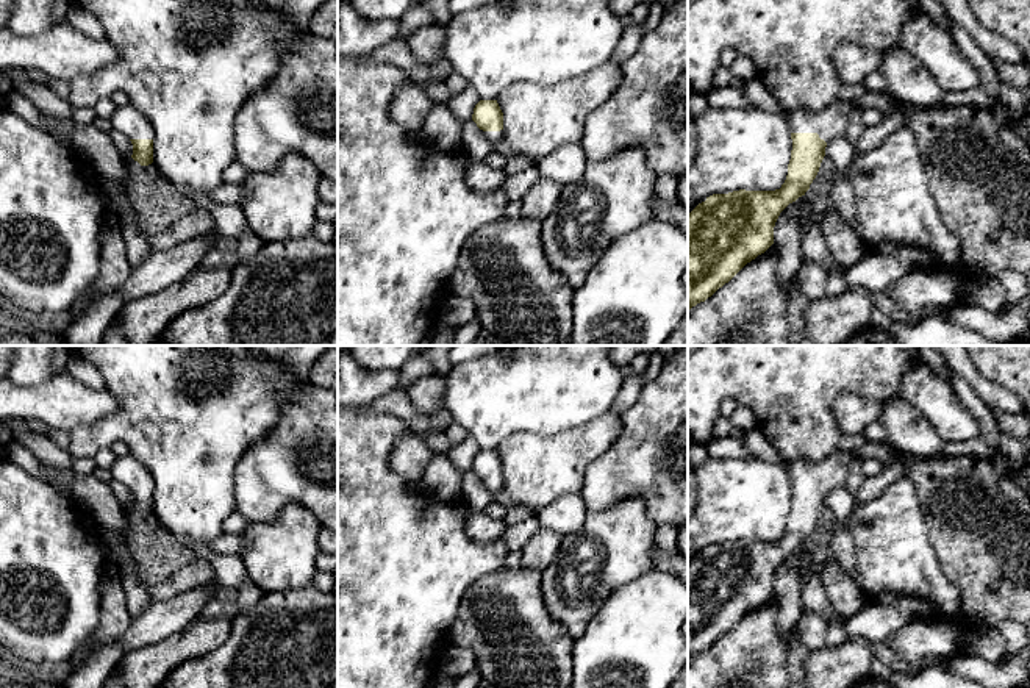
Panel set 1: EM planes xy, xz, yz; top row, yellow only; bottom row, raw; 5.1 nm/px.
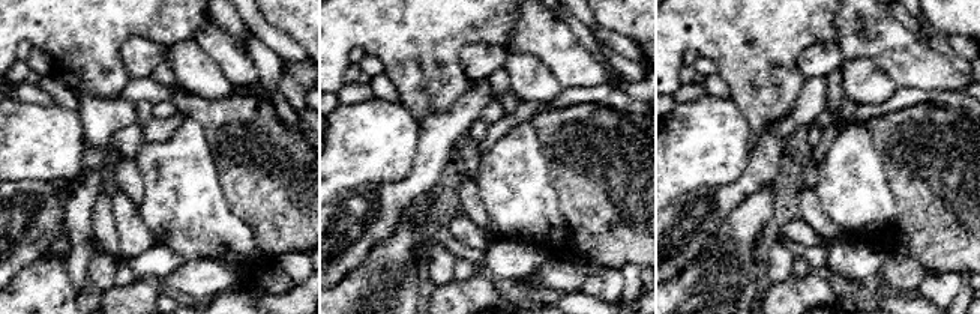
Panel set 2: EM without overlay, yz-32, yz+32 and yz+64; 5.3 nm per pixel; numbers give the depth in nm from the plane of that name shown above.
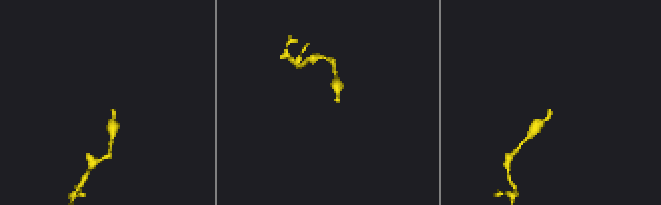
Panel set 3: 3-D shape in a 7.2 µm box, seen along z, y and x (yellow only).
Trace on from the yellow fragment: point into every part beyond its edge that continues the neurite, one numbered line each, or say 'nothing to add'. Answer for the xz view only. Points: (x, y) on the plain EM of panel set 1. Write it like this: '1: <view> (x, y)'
1: xz (496, 488)

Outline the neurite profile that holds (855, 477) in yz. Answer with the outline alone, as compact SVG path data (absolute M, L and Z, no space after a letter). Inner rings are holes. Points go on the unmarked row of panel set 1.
M855 458L852 461L850 475L846 482L846 486L852 493L855 493L860 488L861 482L863 482L861 463L863 463L863 460L860 460L860 458Z

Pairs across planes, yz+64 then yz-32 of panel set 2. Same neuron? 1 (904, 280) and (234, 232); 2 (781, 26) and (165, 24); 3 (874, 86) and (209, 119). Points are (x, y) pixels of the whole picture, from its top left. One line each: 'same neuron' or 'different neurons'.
1: different neurons
2: same neuron
3: different neurons

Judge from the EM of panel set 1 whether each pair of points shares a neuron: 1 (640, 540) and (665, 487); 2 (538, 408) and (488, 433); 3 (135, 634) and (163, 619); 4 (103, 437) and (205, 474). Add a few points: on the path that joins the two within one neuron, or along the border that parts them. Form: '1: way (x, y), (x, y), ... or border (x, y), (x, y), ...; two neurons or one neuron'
1: border (615, 504), (640, 498), (646, 515), (657, 526); two neurons
2: way (525, 408), (513, 408), (500, 421); one neuron
3: way (141, 632), (157, 623); one neuron
4: way (128, 430), (150, 429), (180, 449); one neuron

